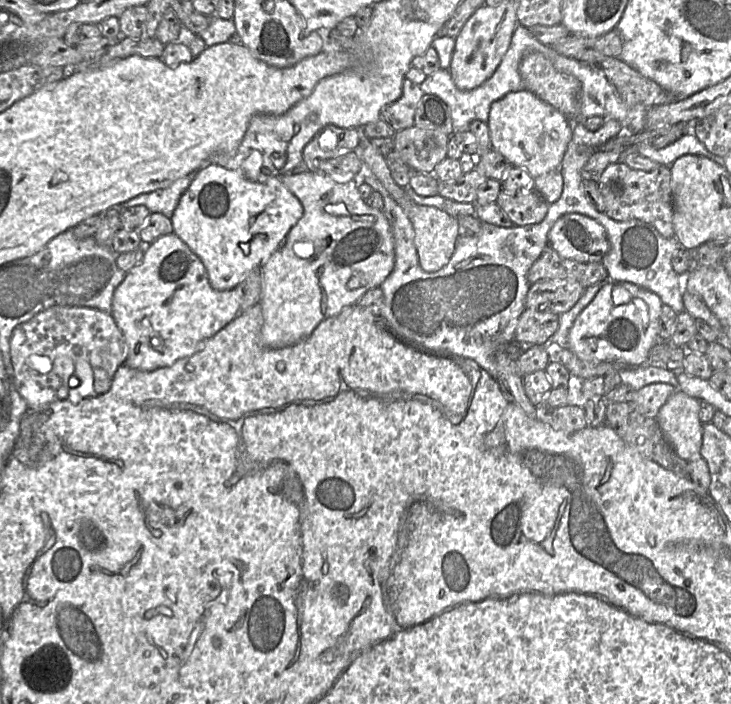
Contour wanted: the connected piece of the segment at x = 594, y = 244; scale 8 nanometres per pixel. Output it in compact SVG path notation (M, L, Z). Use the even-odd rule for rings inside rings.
M578 213L562 215L551 227L548 240L561 257L581 263L601 261L609 250L605 228Z

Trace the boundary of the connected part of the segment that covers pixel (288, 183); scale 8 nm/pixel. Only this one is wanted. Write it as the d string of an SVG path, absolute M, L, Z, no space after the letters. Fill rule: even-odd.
M309 171L285 174L279 180L300 201L303 216L262 266L261 340L264 346L271 349L293 346L308 338L322 322L357 304L368 290L379 287L395 264L391 226L381 210L372 209L366 204L359 194L354 177L331 177ZM300 241L311 241L314 244L311 257L301 258L294 252L295 243Z

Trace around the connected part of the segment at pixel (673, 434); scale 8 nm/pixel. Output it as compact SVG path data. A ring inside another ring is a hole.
M676 390L656 416L670 446L680 458L687 461L700 455L703 424L699 419L699 409L698 399Z

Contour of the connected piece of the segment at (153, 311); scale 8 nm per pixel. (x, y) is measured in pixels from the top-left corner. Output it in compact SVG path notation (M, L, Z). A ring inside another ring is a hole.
M168 234L146 245L140 262L115 289L111 315L127 347L125 365L140 371L169 367L194 354L205 341L230 324L240 313L237 289L219 291L209 282L202 261L175 234Z

